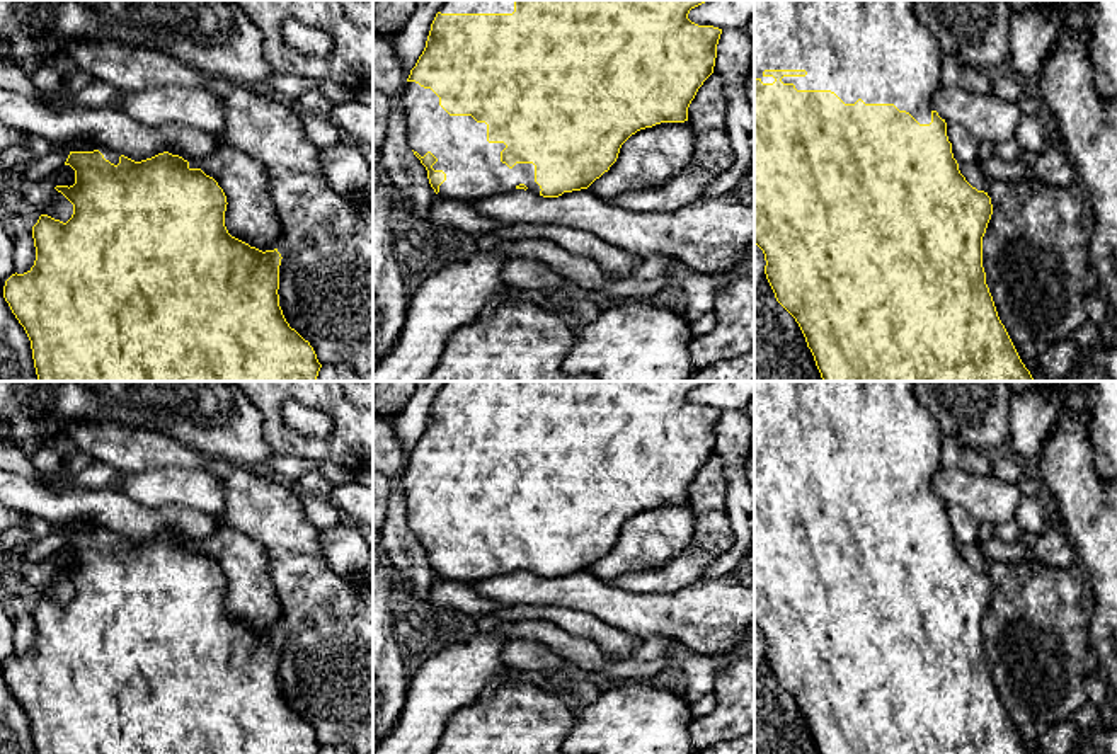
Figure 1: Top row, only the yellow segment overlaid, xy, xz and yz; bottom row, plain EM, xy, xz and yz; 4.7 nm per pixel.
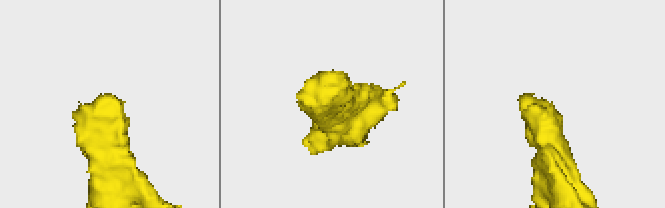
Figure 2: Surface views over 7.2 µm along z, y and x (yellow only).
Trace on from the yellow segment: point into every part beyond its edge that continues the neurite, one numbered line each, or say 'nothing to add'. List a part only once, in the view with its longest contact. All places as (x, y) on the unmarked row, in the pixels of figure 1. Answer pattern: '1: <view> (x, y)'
1: yz (874, 431)

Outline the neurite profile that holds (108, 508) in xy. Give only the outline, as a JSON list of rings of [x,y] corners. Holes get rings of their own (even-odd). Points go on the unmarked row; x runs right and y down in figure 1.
[[[0,470],[0,500],[19,517],[37,517],[54,526],[85,521],[135,543],[169,533],[187,543],[206,540],[220,528],[220,517],[179,506],[145,507],[121,490],[53,490],[24,475]]]

